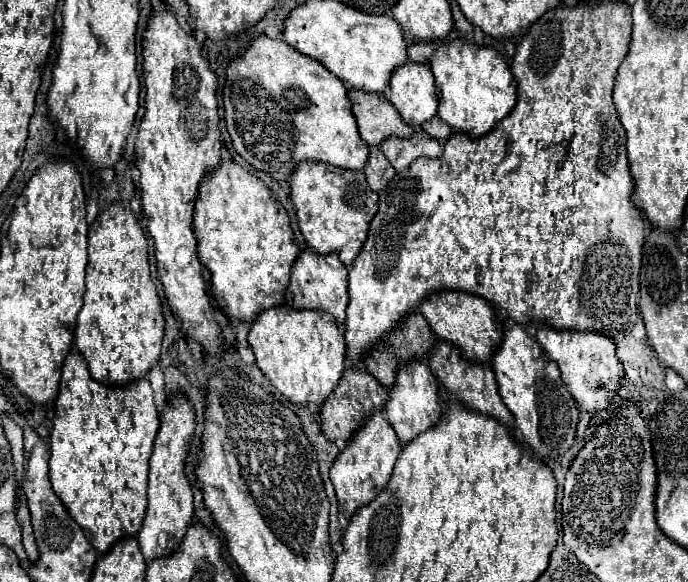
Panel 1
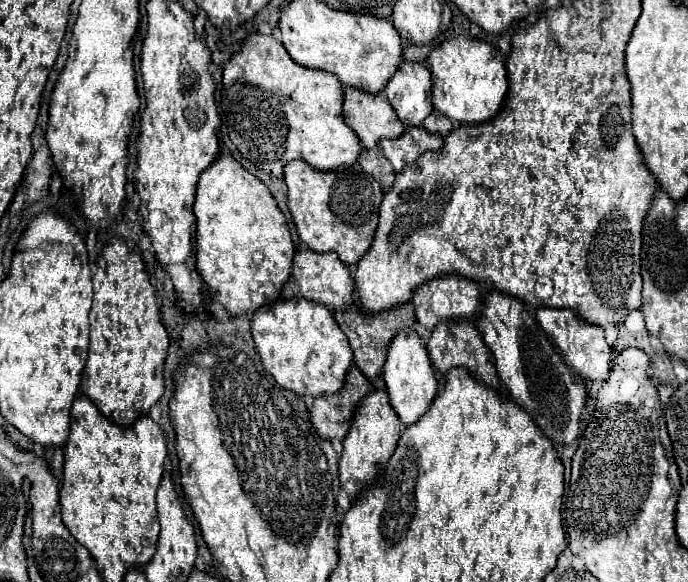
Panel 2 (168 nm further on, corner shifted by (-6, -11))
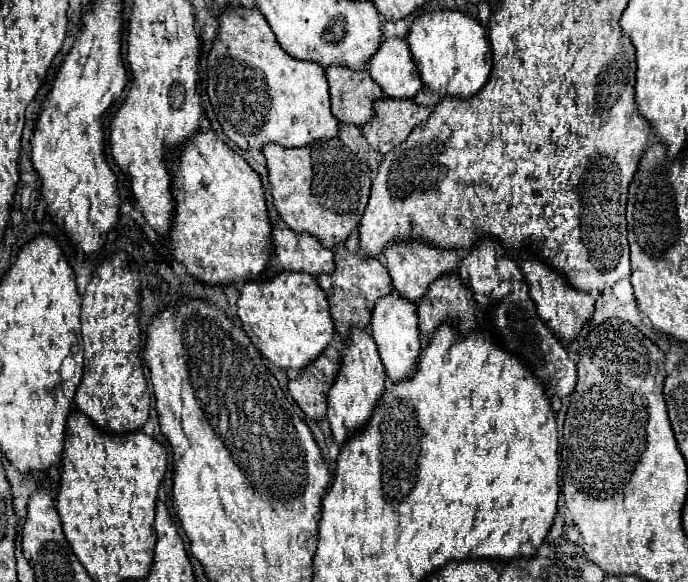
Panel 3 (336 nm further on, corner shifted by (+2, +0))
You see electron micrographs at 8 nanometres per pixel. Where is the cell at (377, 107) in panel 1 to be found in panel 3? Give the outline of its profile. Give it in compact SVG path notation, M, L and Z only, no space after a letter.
M343 66L327 68L331 112L341 124L363 126L373 116L373 104L383 98L383 92L367 70L355 72Z

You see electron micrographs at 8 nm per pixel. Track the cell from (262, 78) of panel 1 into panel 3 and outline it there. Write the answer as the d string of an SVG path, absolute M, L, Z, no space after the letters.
M235 8L221 14L219 36L207 64L211 106L225 136L243 150L263 150L263 144L269 142L301 148L315 140L339 136L339 122L329 110L325 68L317 62L305 62L285 54L261 12Z

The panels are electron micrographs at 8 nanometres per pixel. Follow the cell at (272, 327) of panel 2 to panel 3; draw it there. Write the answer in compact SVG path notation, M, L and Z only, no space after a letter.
M283 272L273 280L253 280L241 288L239 318L255 348L285 372L297 374L329 346L333 320L317 280L303 272Z

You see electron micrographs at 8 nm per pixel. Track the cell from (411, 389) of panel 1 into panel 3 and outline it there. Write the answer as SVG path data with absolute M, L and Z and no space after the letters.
M389 294L381 298L373 308L371 334L377 342L377 350L379 350L379 356L389 380L391 382L409 380L415 374L417 360L421 354L419 328L417 328L417 304L403 300L399 294Z

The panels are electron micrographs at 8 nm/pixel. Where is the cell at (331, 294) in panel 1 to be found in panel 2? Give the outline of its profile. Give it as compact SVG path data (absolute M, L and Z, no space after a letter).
M297 249L295 257L293 257L293 271L291 271L289 281L281 289L281 297L289 299L289 297L295 297L297 293L309 301L315 301L315 303L329 307L331 311L347 309L353 303L355 283L349 275L349 269L339 261L335 251L317 253L311 249Z

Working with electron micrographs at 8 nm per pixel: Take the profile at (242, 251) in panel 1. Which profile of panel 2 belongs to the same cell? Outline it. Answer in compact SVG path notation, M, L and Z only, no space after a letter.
M219 155L201 175L197 183L197 195L193 203L193 215L197 219L195 233L195 265L201 279L207 283L213 301L219 301L229 315L253 313L259 307L271 305L279 299L281 287L291 275L291 263L295 247L285 221L279 211L269 187L261 183L255 175L245 171L237 159L231 155Z

